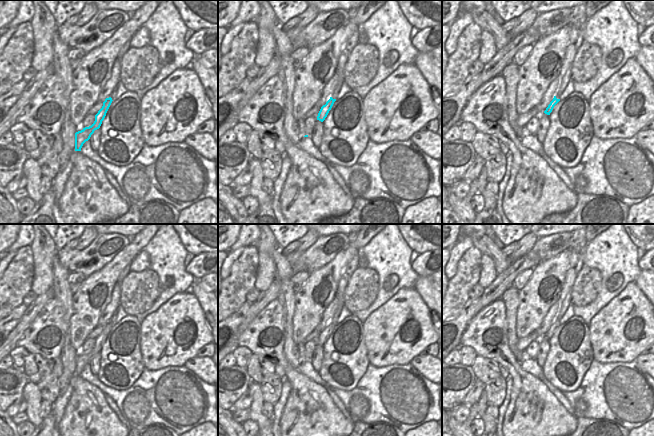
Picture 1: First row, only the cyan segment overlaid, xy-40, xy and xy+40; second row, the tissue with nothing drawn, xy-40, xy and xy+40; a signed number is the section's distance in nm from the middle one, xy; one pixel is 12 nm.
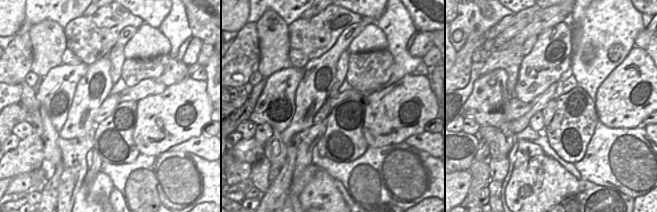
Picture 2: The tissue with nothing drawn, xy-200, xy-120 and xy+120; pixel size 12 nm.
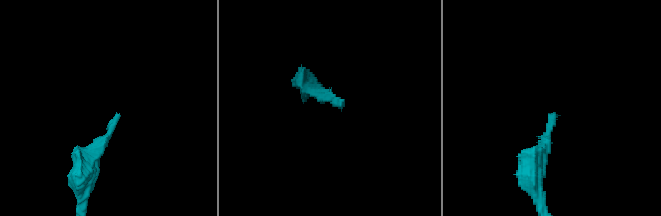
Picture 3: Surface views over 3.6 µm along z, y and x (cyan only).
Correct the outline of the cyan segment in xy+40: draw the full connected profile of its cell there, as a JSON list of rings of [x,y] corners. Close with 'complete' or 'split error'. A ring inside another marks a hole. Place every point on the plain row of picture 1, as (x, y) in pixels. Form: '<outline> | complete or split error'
[[[586,226],[571,233],[570,244],[566,249],[571,251],[570,266],[566,273],[561,294],[557,301],[558,315],[544,335],[547,339],[550,339],[554,330],[560,325],[561,318],[563,317],[568,306],[571,305],[571,290],[573,288],[574,281],[583,266],[587,243]]] | split error

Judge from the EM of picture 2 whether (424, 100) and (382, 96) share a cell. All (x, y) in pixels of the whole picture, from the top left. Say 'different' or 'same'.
same

